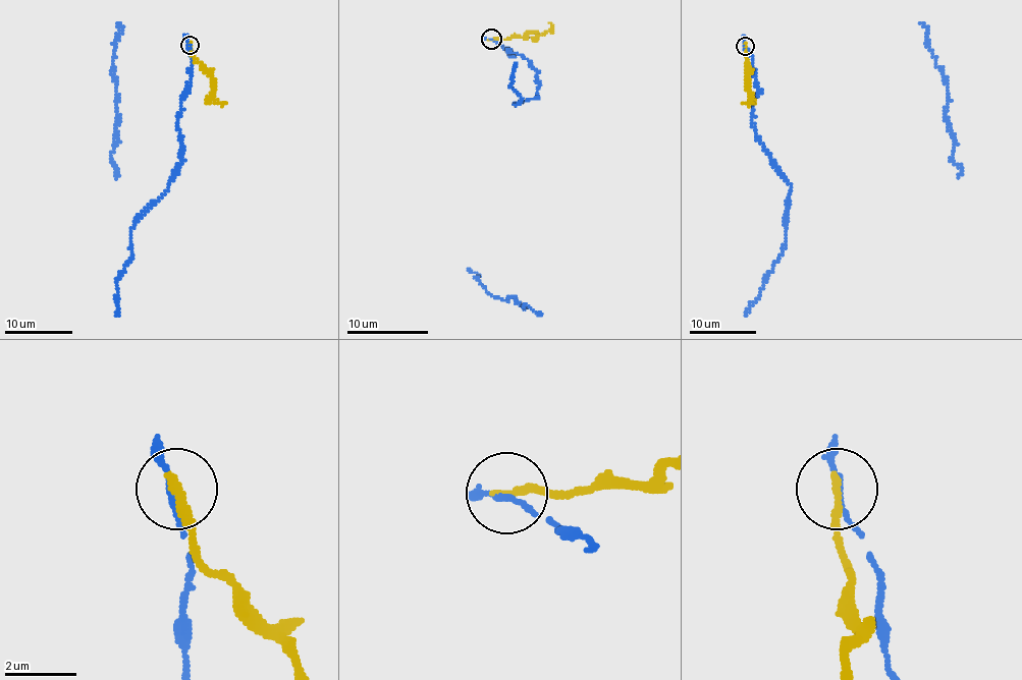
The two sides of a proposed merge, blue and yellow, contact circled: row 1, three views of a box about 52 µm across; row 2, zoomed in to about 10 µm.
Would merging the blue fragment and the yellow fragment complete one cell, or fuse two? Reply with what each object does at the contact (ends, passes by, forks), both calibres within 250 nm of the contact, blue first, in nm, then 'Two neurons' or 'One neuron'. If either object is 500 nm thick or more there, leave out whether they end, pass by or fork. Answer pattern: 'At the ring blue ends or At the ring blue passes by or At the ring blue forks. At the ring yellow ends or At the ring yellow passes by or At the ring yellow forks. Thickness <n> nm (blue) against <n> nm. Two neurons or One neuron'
At the ring blue passes by. At the ring yellow ends. Thickness 150 nm (blue) against 240 nm. Two neurons

